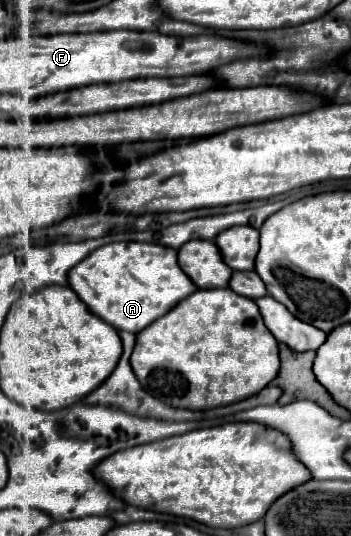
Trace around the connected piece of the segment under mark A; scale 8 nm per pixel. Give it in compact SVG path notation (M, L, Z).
M114 242L98 248L68 274L70 288L80 300L118 330L140 332L156 318L170 312L196 286L180 270L174 248L146 242Z

